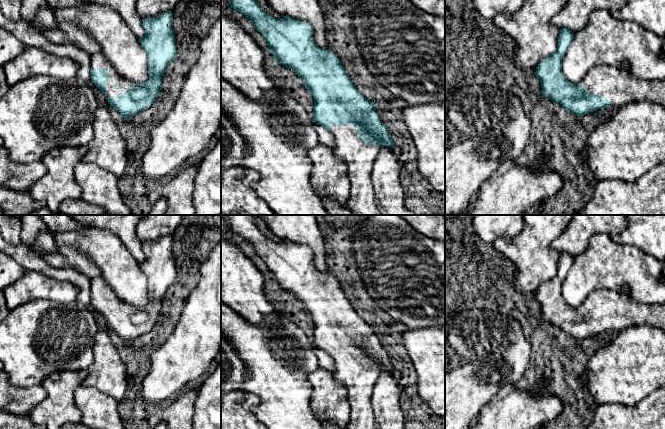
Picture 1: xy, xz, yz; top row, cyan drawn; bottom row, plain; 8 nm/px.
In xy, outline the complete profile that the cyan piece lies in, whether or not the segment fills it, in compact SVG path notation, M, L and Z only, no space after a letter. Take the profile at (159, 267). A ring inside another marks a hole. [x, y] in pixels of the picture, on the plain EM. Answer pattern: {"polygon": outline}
{"polygon": "M172 235L153 243L142 243L145 260L139 266L148 279L147 306L135 308L118 299L102 276L90 279L91 305L106 320L121 341L140 337L155 327L167 290L176 282L176 266L172 253Z"}

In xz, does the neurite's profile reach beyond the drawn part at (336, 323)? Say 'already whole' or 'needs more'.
needs more

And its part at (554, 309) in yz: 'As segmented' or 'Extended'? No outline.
Extended

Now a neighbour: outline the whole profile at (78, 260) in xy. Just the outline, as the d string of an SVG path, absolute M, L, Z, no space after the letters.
M75 246L56 247L56 252L67 258L70 268L92 279L101 275L101 270L90 260L89 256Z

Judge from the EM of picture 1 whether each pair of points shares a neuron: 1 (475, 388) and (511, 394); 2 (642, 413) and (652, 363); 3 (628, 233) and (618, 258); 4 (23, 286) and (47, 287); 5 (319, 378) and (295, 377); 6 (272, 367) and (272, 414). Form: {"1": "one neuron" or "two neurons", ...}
{"1": "two neurons", "2": "two neurons", "3": "two neurons", "4": "one neuron", "5": "two neurons", "6": "one neuron"}

